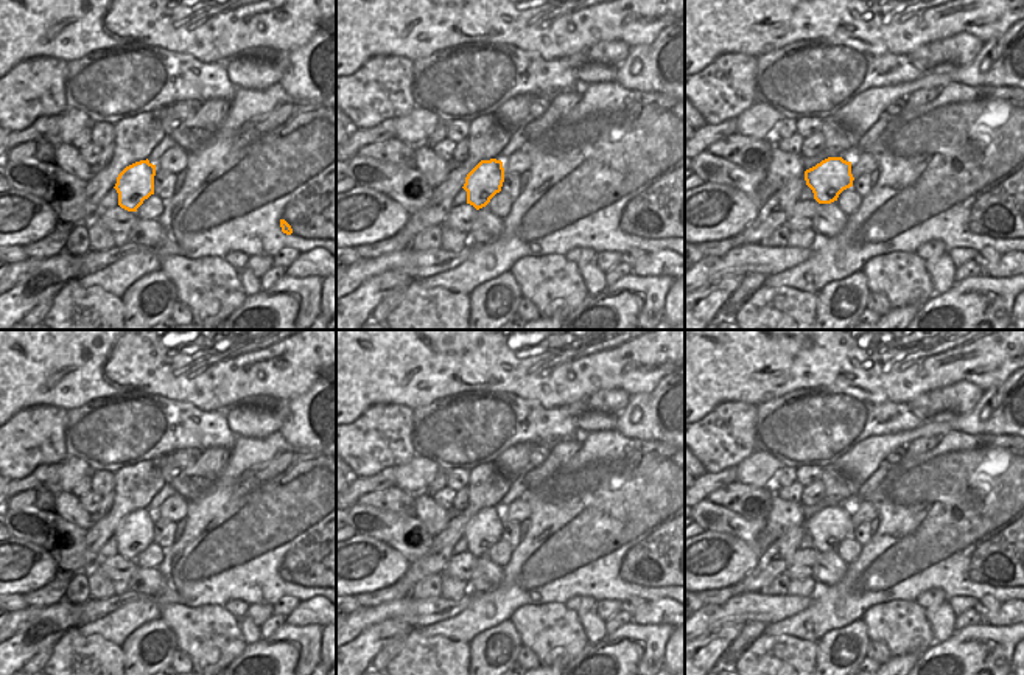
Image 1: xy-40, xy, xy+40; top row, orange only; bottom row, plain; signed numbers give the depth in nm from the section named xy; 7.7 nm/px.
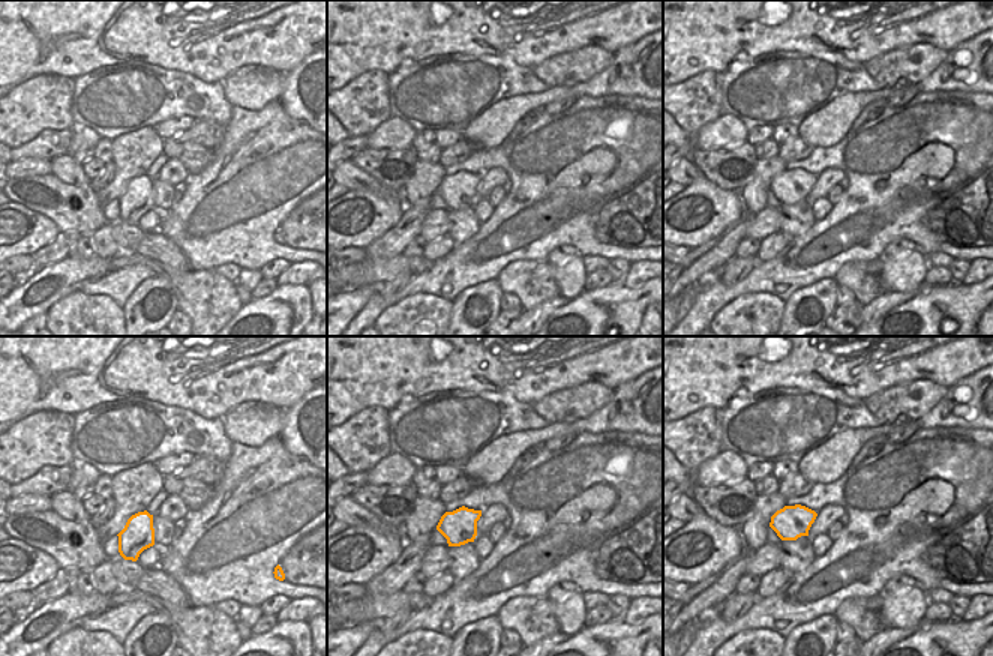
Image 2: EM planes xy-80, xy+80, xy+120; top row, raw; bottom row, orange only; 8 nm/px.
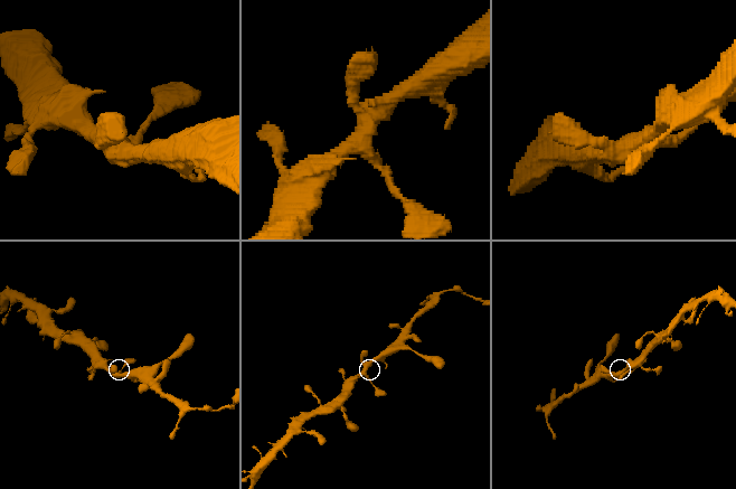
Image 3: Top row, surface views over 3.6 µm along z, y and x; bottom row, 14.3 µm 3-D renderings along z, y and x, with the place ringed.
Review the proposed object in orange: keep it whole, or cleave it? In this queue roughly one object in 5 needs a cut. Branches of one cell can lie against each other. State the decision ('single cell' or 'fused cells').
single cell

